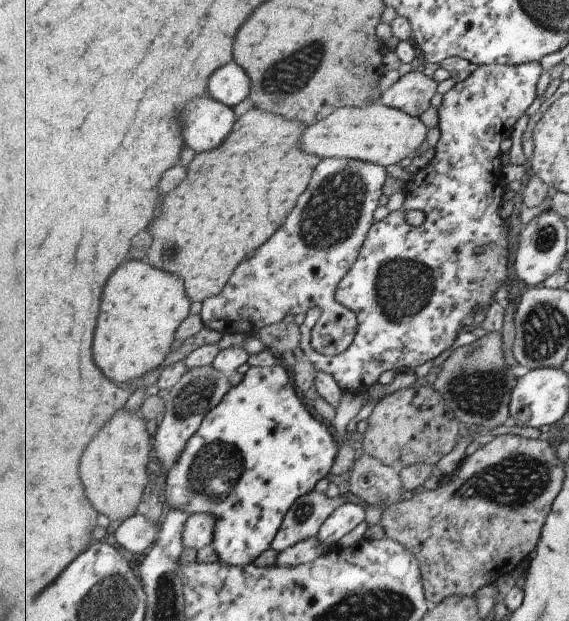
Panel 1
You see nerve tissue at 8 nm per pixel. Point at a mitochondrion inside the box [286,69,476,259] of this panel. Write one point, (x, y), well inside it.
(331, 214)

